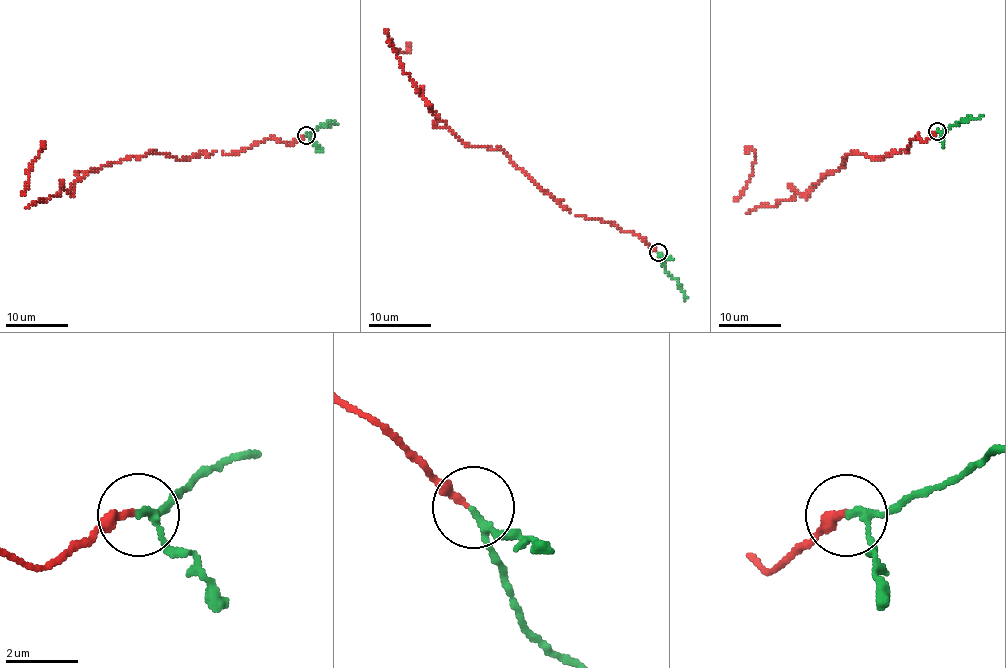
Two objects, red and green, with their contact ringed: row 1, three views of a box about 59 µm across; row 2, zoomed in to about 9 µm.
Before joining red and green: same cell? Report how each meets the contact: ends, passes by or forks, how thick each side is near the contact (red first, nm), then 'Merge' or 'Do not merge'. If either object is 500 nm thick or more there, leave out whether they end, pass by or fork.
At the ring red ends. At the ring green passes by. Thickness 280 nm (red) against 160 nm. Merge

